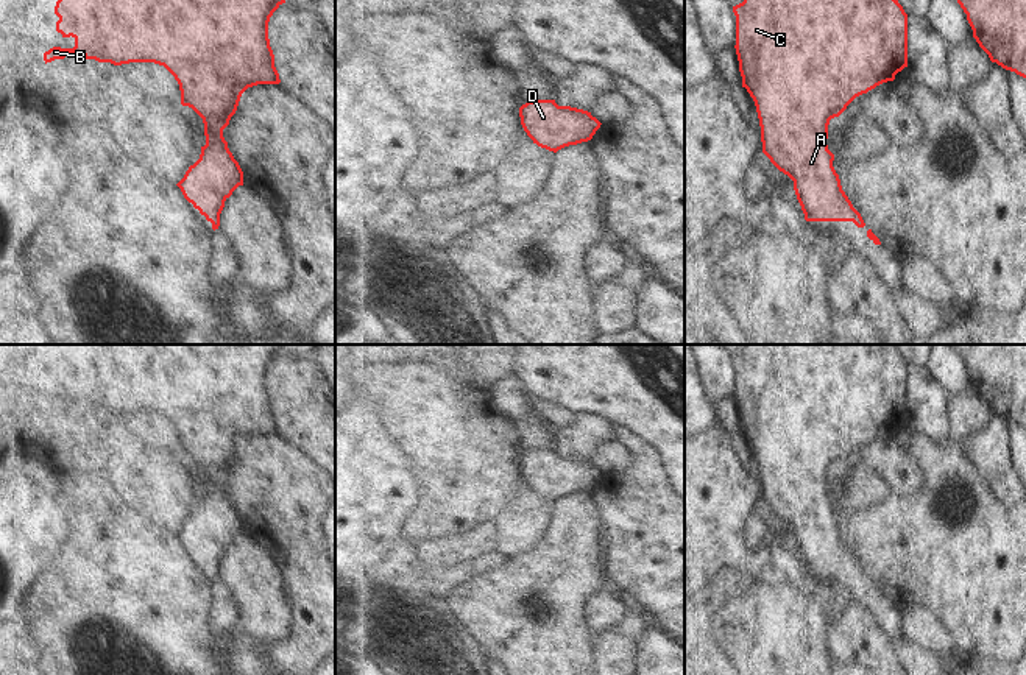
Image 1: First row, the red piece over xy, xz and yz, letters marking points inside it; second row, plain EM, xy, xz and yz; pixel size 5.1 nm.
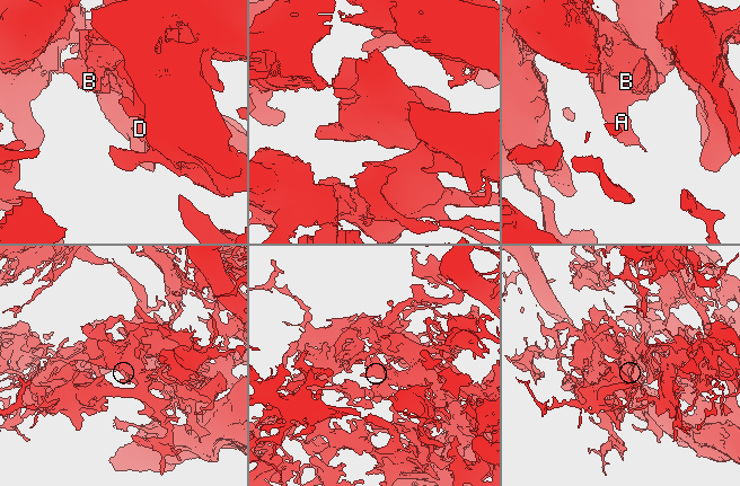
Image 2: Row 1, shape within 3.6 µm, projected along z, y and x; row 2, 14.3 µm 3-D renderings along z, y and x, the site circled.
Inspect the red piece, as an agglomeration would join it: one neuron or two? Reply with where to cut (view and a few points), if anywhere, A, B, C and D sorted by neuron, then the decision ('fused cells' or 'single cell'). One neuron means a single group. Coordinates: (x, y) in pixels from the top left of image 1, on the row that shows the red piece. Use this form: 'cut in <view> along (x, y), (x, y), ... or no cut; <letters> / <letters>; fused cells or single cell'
no cut; A B C D; single cell

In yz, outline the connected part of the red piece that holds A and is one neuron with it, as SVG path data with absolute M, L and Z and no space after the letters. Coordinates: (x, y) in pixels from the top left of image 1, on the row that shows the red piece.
M744 0L733 6L733 12L742 87L756 106L762 153L794 181L806 221L853 221L864 228L833 167L834 154L826 145L828 125L856 97L893 81L907 67L907 14L903 6L898 0Z

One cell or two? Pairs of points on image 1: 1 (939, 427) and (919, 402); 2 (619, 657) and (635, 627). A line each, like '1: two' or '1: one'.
1: one
2: one

